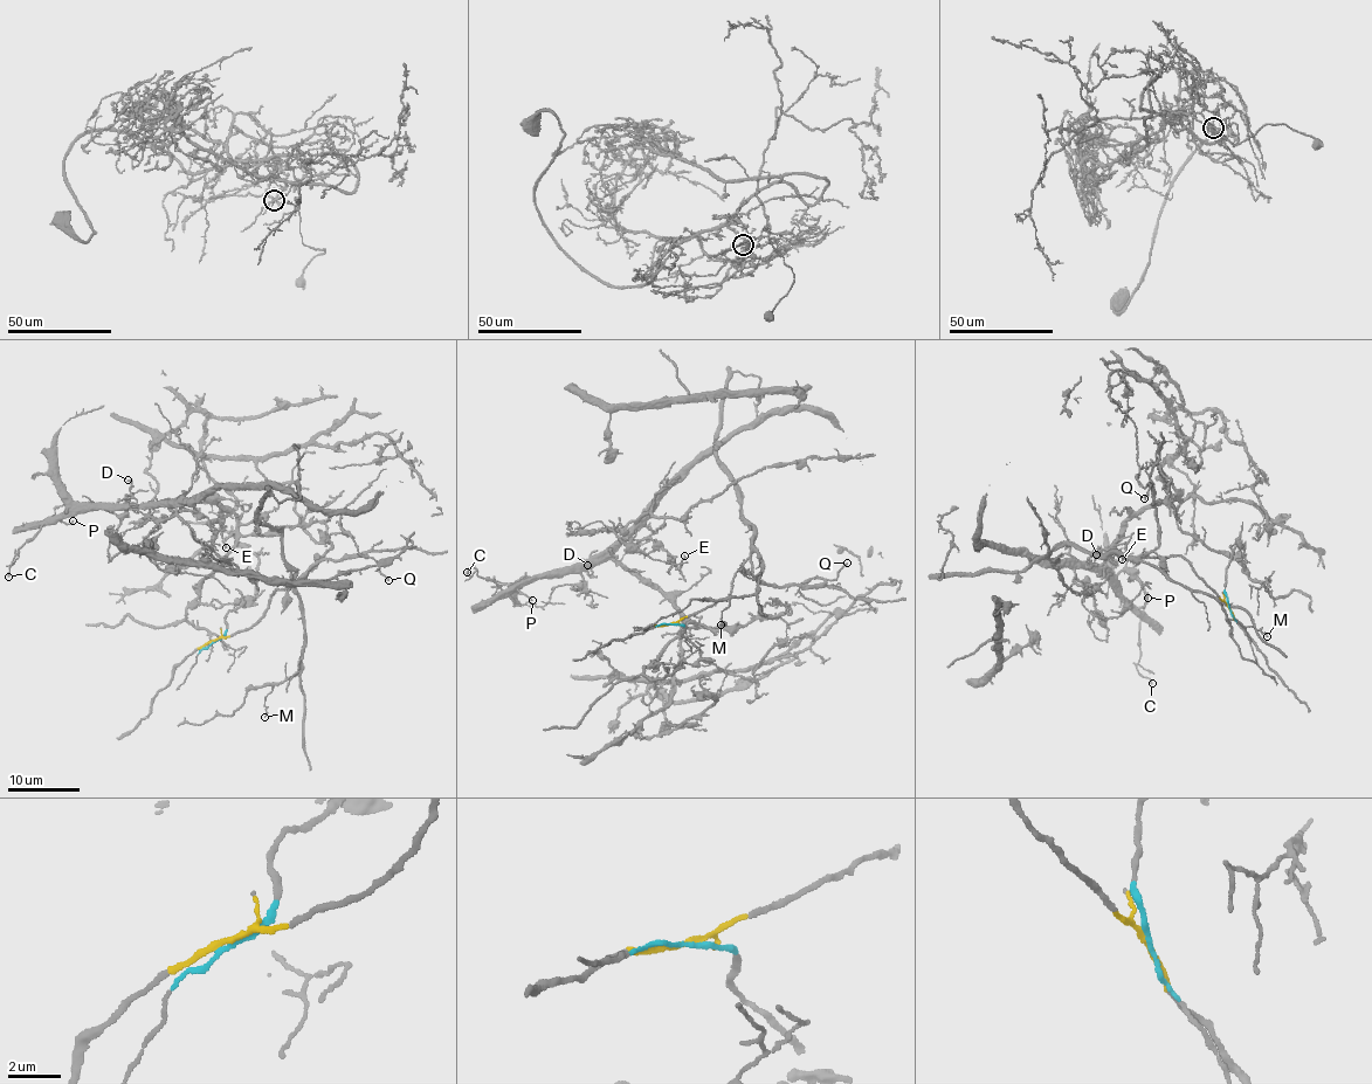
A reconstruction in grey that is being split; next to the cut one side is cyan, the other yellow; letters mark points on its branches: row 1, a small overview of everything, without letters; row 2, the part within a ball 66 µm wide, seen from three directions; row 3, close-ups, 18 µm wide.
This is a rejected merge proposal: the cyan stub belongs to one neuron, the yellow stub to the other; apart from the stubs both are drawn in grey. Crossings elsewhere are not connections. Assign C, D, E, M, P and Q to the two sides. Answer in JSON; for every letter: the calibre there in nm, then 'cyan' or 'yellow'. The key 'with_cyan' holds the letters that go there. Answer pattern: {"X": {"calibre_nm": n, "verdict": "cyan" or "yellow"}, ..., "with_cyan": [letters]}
{"C": {"calibre_nm": 160, "verdict": "cyan"}, "D": {"calibre_nm": 200, "verdict": "cyan"}, "E": {"calibre_nm": 170, "verdict": "cyan"}, "M": {"calibre_nm": 110, "verdict": "yellow"}, "P": {"calibre_nm": 120, "verdict": "cyan"}, "Q": {"calibre_nm": 170, "verdict": "yellow"}, "with_cyan": ["C", "D", "E", "P"]}

